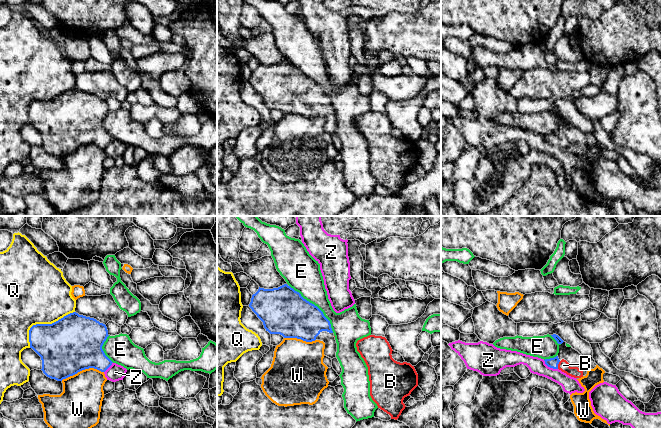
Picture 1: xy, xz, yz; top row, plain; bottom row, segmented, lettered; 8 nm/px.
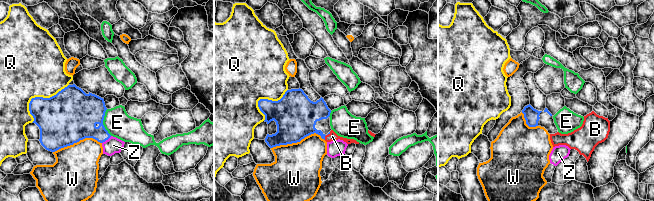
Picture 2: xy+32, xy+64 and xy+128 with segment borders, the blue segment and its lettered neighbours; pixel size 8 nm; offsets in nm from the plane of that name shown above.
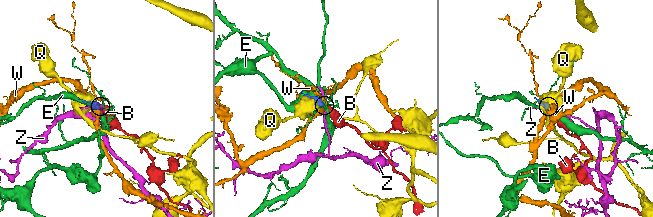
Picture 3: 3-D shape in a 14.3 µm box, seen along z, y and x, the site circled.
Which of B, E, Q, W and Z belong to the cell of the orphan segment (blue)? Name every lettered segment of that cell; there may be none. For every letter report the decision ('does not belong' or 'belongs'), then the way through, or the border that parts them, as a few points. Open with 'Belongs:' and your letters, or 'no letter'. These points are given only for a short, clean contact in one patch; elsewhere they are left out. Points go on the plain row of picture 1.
Belongs: B
B: belongs; runs through yz (553, 139), (557, 141), (563, 141)
E: does not belong
Q: does not belong
W: does not belong
Z: does not belong; border along yz (543, 136), (548, 142), (557, 145)

